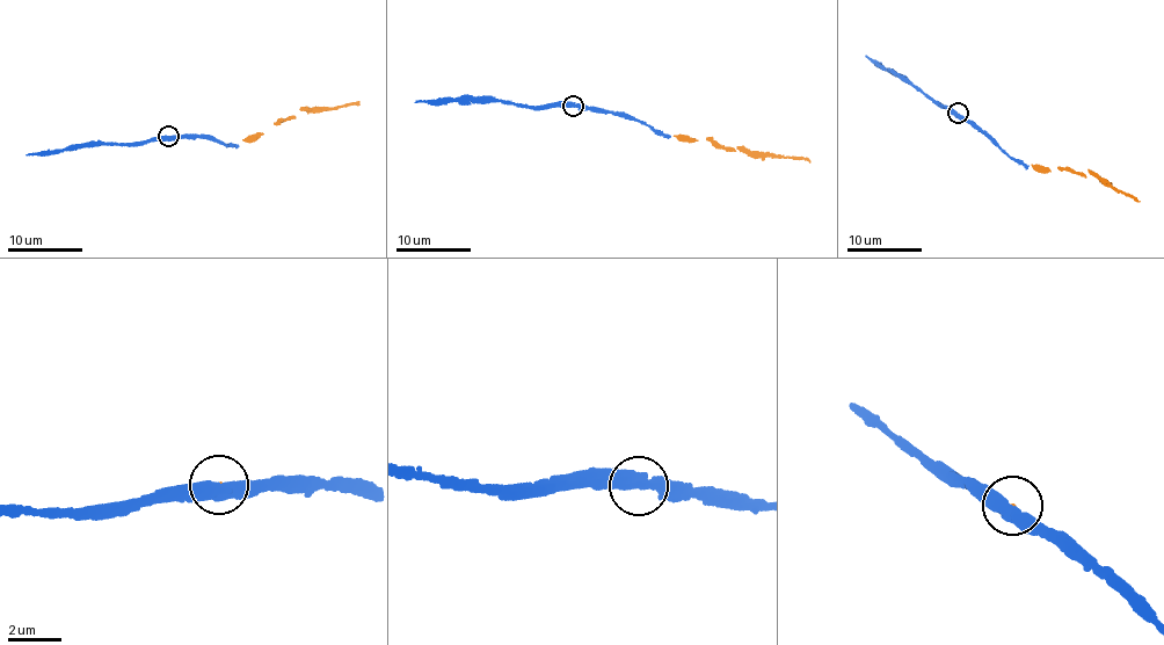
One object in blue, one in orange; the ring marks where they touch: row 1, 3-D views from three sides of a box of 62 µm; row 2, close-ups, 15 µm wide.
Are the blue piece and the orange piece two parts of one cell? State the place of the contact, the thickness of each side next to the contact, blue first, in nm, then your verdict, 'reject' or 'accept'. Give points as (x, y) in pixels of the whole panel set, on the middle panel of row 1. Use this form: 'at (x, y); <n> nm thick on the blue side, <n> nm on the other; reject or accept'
at (573, 106); 460 nm thick on the blue side, 70 nm on the other; accept

